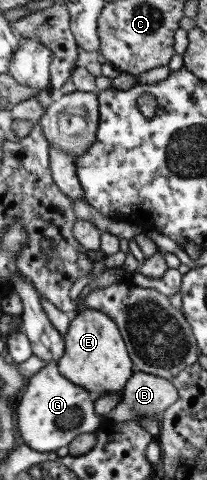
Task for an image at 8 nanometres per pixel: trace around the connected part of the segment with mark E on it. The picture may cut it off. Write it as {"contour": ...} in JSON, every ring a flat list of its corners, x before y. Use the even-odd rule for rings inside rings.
{"contour":[[86,308,70,315,62,340,64,352,56,366,65,379,83,387,93,399,101,394,120,392,124,388,127,378,132,374,133,364,118,327,107,314]]}

